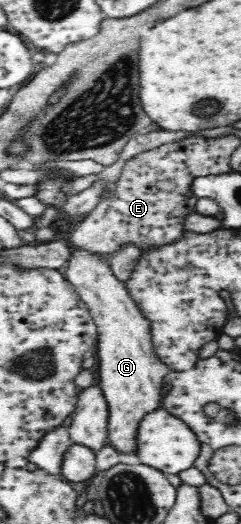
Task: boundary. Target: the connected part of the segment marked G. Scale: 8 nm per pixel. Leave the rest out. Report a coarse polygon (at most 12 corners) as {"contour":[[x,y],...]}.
{"contour":[[104,255],[65,273],[98,328],[108,443],[139,449],[172,369]]}

